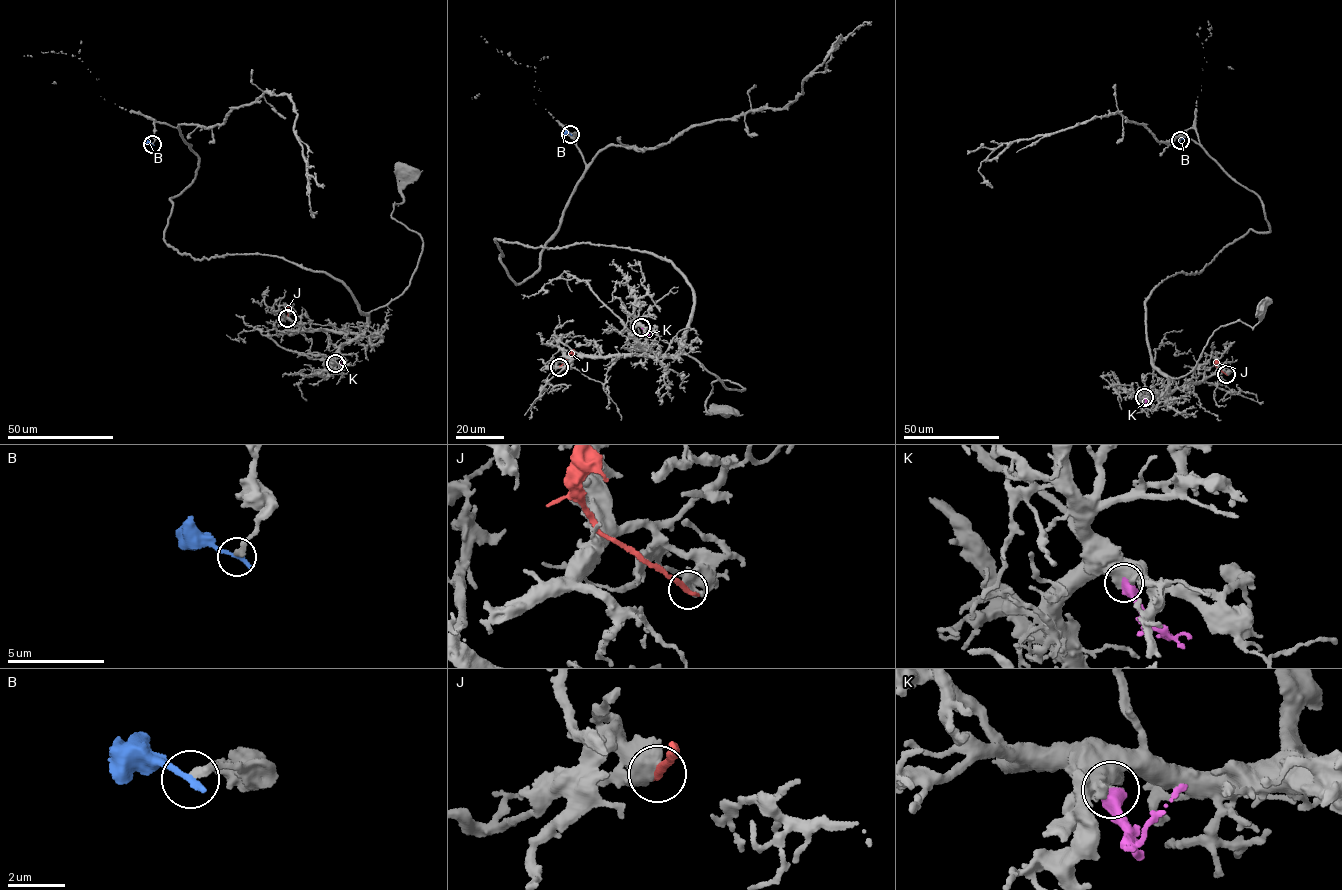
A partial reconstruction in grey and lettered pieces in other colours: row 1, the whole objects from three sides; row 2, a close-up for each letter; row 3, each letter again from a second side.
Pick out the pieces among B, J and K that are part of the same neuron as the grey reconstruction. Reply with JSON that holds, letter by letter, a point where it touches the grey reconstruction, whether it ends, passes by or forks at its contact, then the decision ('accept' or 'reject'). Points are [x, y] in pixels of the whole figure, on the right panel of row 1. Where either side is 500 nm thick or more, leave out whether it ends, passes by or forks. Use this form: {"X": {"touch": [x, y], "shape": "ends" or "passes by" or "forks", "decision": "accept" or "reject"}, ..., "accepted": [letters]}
{"B": {"touch": [1180, 140], "shape": "ends", "decision": "reject"}, "J": {"touch": [1226, 374], "shape": "ends", "decision": "reject"}, "K": {"touch": [1144, 397], "decision": "accept"}, "accepted": ["K"]}

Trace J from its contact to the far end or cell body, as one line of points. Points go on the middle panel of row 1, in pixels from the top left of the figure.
J: (559, 367), (573, 350)

